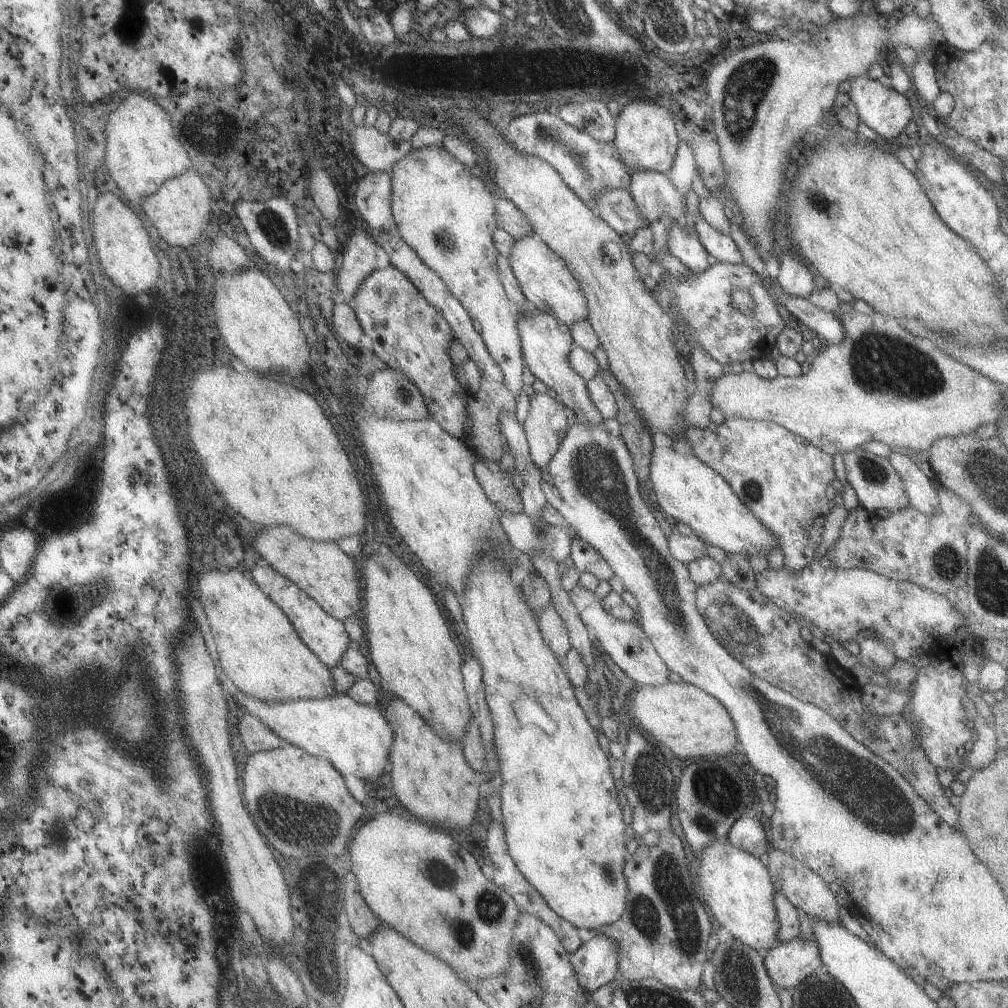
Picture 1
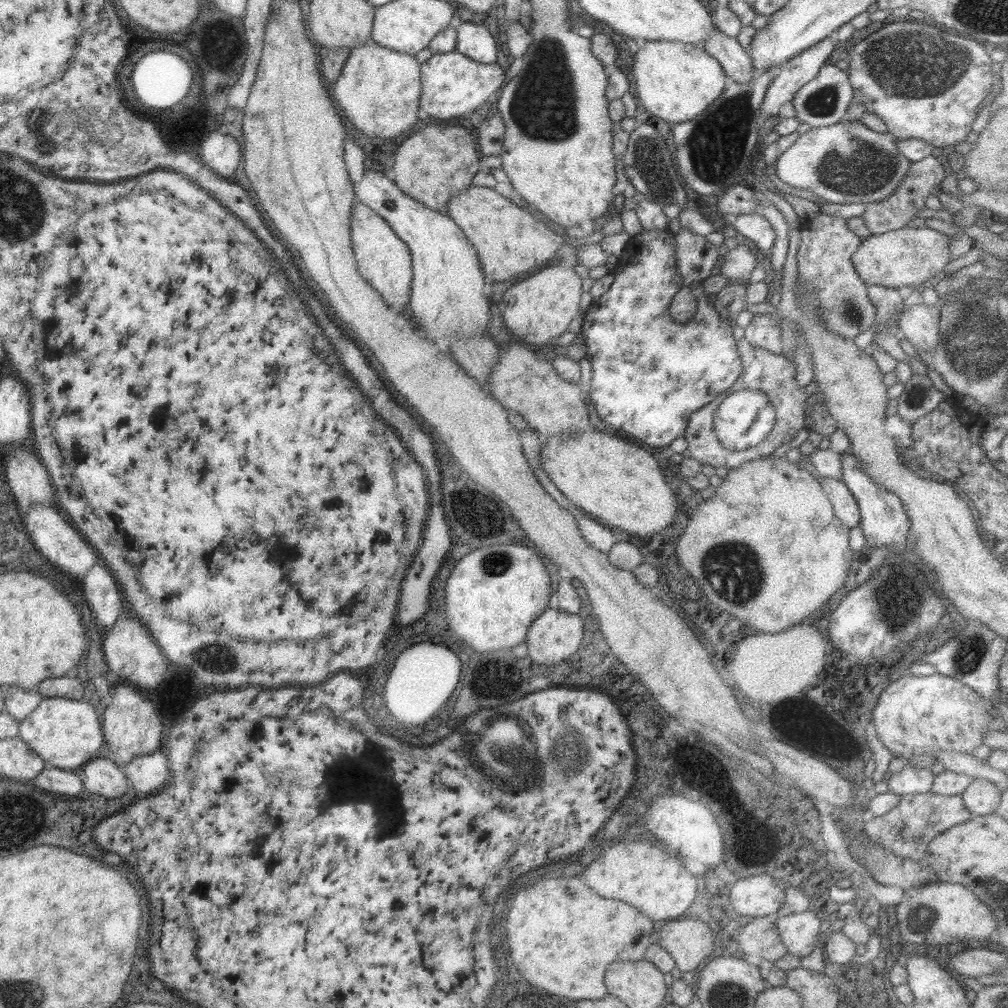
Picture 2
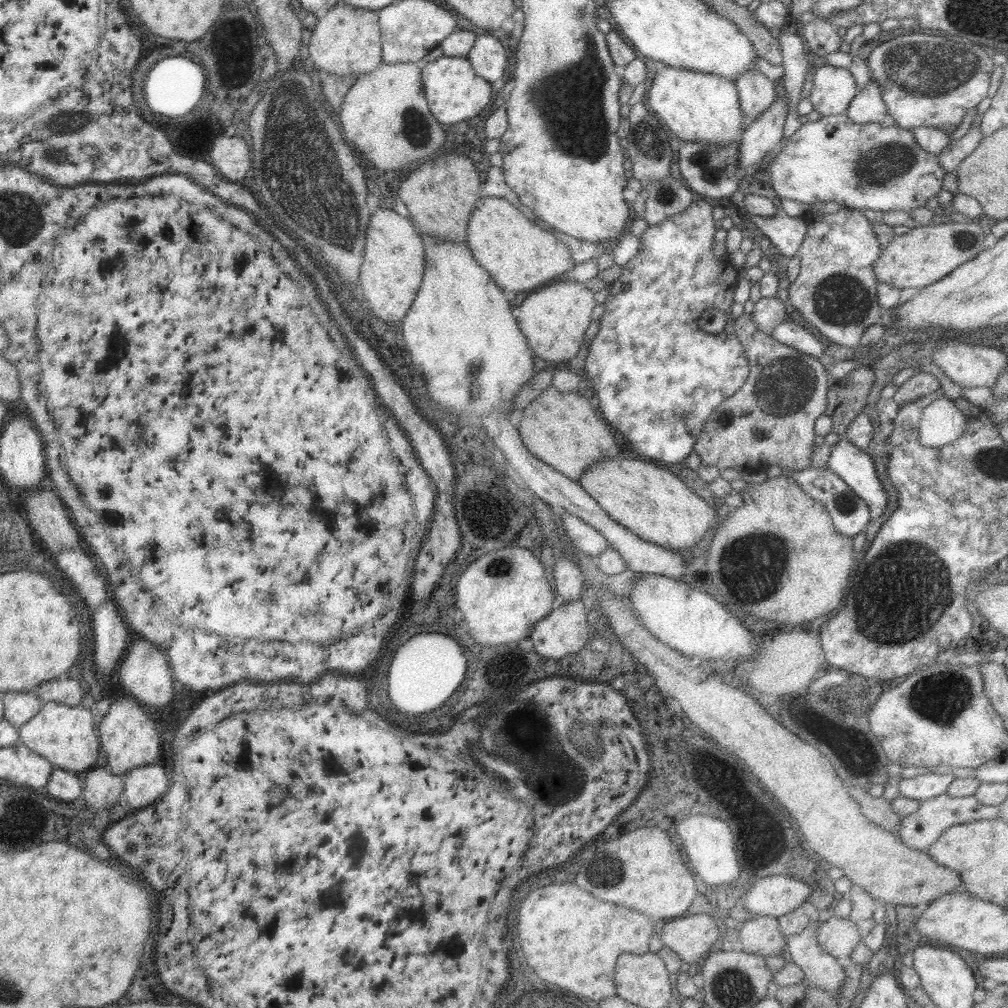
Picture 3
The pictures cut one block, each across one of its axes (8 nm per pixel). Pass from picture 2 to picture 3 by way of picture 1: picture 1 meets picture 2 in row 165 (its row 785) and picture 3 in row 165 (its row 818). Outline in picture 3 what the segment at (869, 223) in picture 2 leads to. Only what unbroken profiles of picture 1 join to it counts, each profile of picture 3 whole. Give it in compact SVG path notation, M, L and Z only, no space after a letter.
M980 115L973 120L967 133L960 139L952 141L940 154L938 160L940 166L947 173L954 172L956 167L978 146L983 139L983 134L979 129Z

